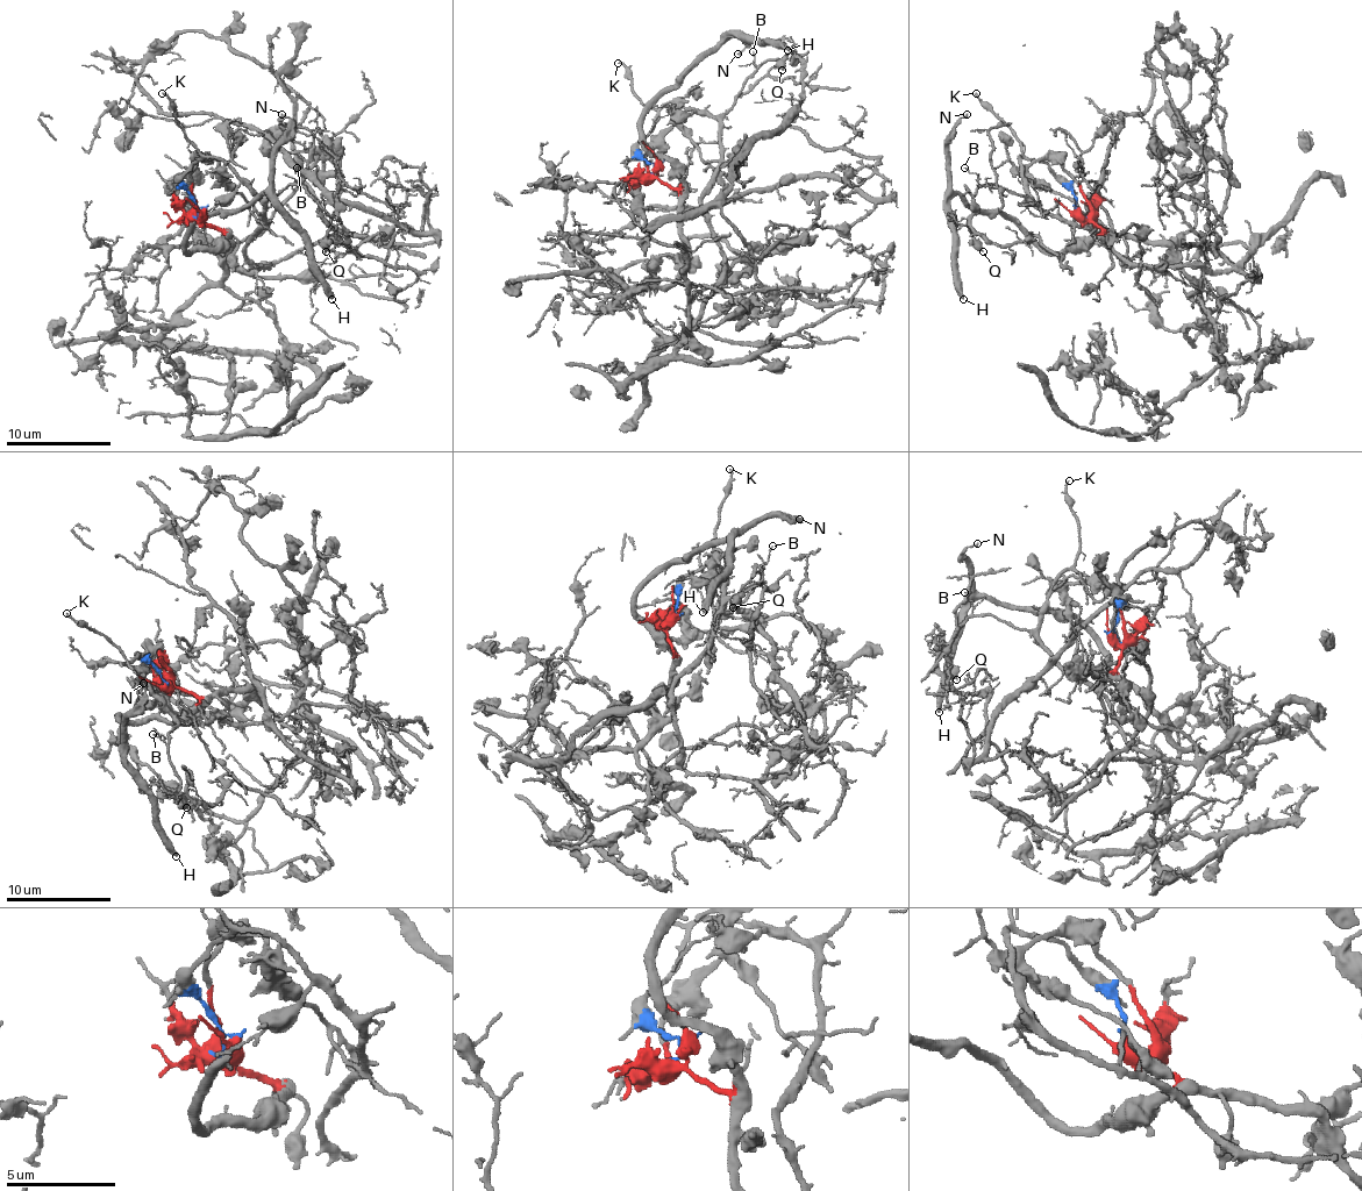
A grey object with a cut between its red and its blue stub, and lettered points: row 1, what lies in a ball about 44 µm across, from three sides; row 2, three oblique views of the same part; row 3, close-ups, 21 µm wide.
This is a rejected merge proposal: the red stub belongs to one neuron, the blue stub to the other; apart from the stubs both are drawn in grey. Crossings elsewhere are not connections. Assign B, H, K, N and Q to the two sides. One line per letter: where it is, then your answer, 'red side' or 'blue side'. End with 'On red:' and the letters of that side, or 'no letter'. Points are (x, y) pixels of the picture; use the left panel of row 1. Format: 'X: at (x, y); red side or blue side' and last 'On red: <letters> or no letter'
B: at (297, 168); blue side
H: at (332, 299); red side
K: at (162, 93); blue side
N: at (282, 114); red side
Q: at (326, 251); blue side
On red: H, N

